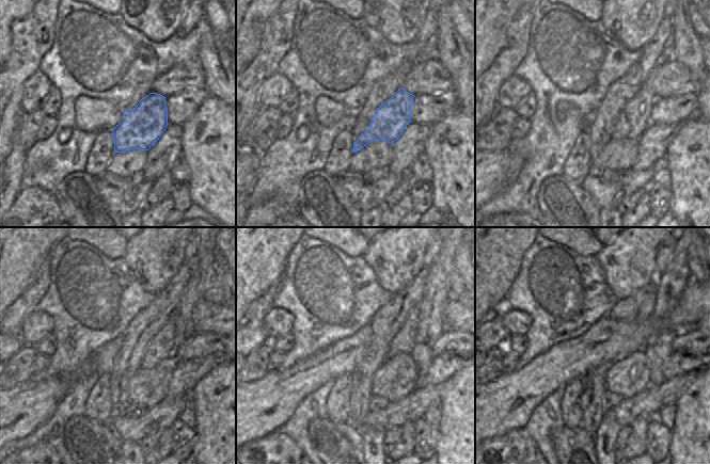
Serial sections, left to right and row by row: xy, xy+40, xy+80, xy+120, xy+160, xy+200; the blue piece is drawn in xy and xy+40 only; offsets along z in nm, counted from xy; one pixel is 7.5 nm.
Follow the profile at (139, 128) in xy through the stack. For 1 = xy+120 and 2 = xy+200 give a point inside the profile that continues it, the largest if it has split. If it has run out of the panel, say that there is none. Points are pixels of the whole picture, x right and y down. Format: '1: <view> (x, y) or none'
1: xy+120 (163, 345)
2: xy+200 (647, 306)

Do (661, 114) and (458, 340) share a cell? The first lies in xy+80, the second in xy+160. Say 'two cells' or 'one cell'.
one cell

